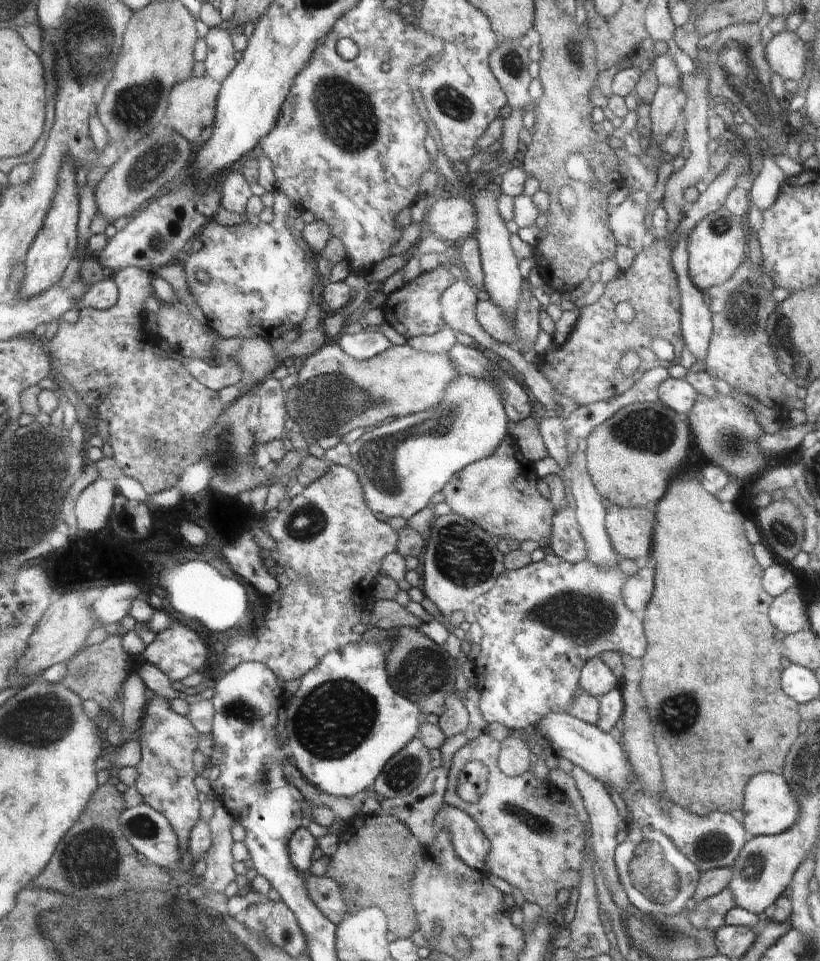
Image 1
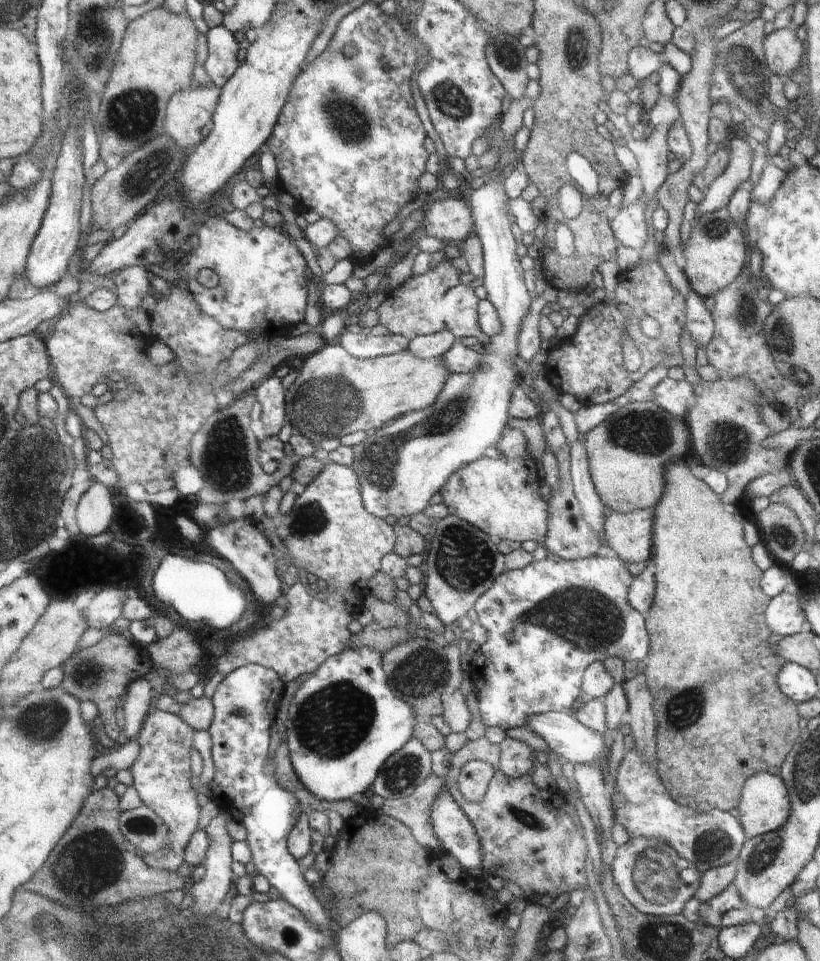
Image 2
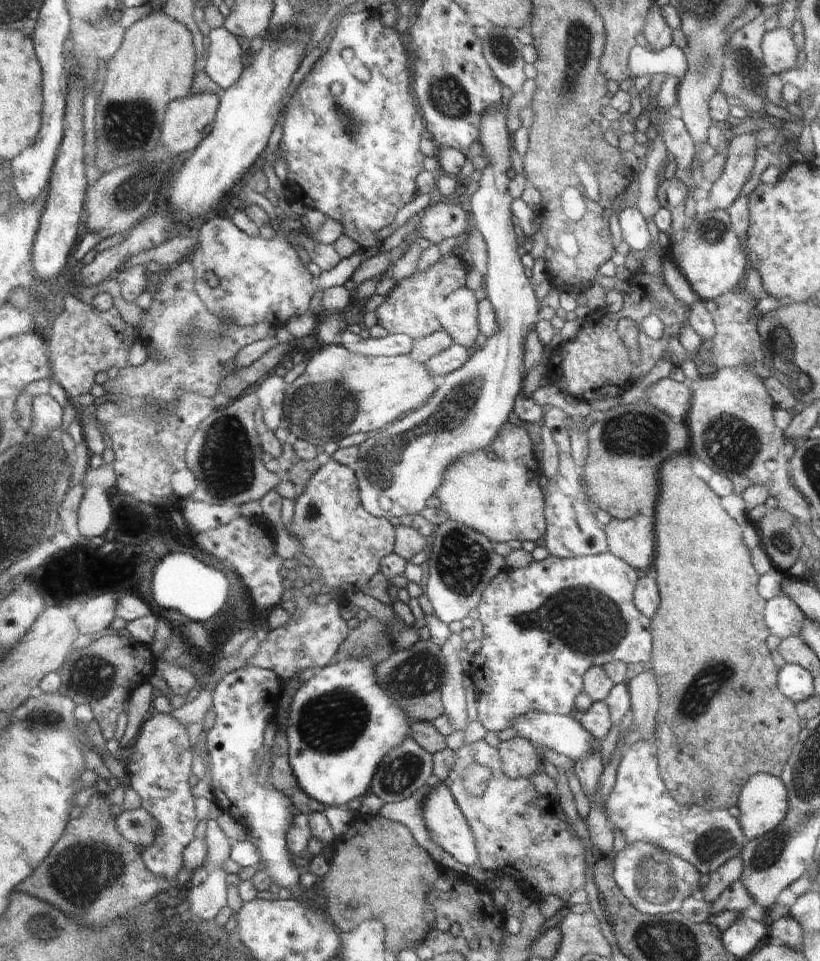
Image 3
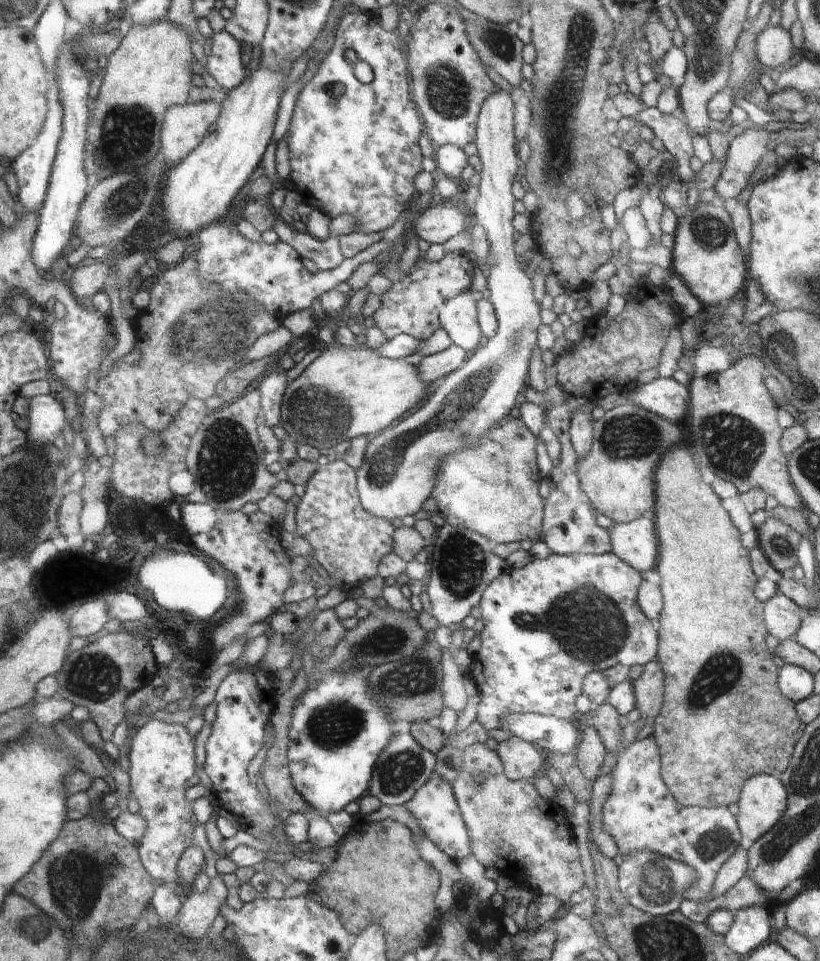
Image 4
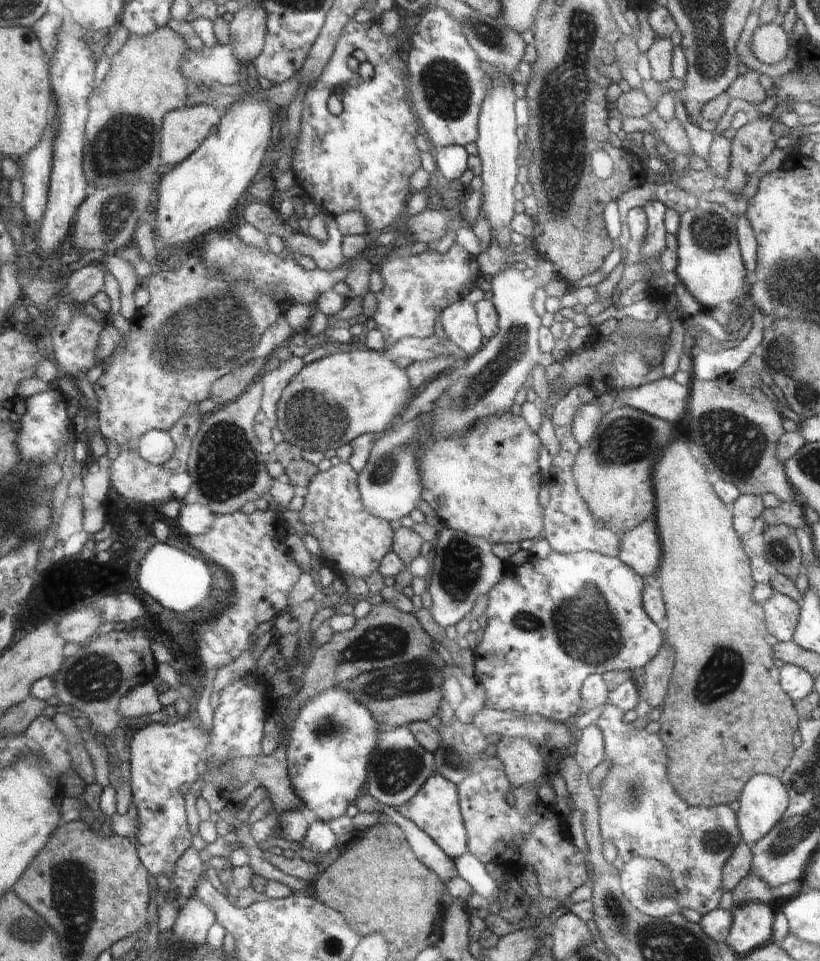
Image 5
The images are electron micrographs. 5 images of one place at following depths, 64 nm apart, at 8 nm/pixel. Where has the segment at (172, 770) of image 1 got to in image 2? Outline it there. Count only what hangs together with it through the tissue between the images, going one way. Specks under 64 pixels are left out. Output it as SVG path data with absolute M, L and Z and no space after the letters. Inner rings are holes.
M157 709L154 714L148 716L140 734L141 752L132 767L134 786L143 803L162 816L170 828L171 835L168 849L144 856L148 865L162 871L180 870L180 866L187 861L187 852L193 843L194 834L200 829L202 804L198 800L198 790L192 784L192 748L195 748L196 731L181 715Z

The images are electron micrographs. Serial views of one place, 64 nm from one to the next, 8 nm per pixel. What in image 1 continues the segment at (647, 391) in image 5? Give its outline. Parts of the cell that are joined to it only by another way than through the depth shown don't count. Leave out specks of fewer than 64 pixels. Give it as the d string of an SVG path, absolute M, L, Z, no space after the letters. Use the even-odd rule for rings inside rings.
M669 377L659 385L658 397L661 404L674 412L689 415L698 395L685 379L675 380Z

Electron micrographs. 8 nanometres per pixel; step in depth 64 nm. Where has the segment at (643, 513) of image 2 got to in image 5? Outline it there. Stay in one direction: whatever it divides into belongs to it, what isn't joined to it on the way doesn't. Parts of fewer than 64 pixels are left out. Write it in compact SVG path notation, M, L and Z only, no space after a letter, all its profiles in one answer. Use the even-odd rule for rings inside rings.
M654 522L638 524L629 529L617 531L620 552L618 557L636 570L641 576L656 574L660 560L660 542Z

